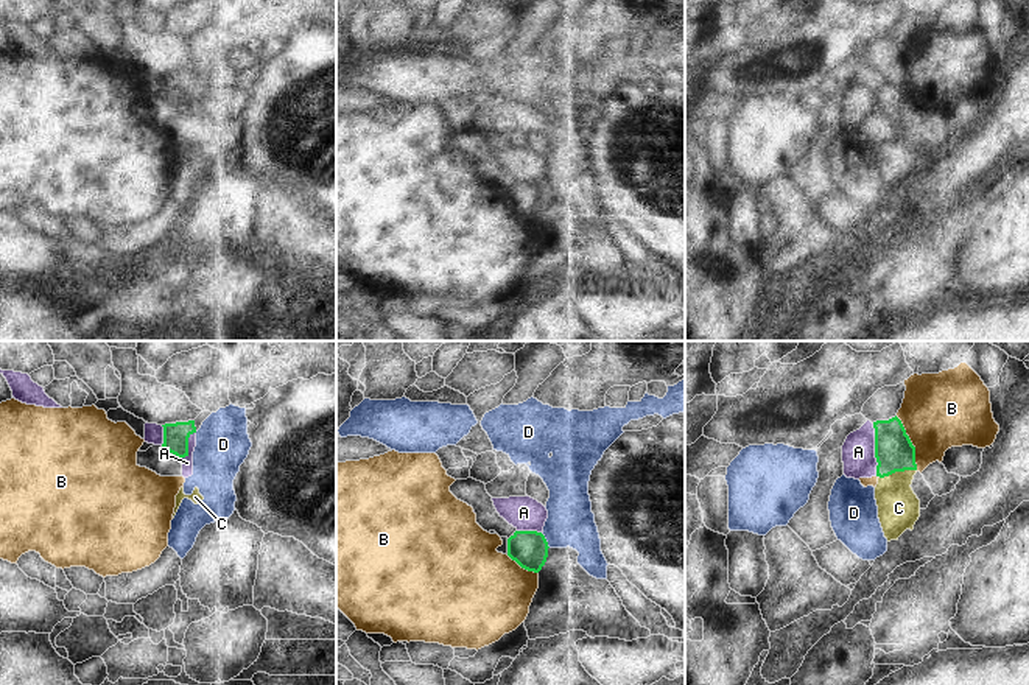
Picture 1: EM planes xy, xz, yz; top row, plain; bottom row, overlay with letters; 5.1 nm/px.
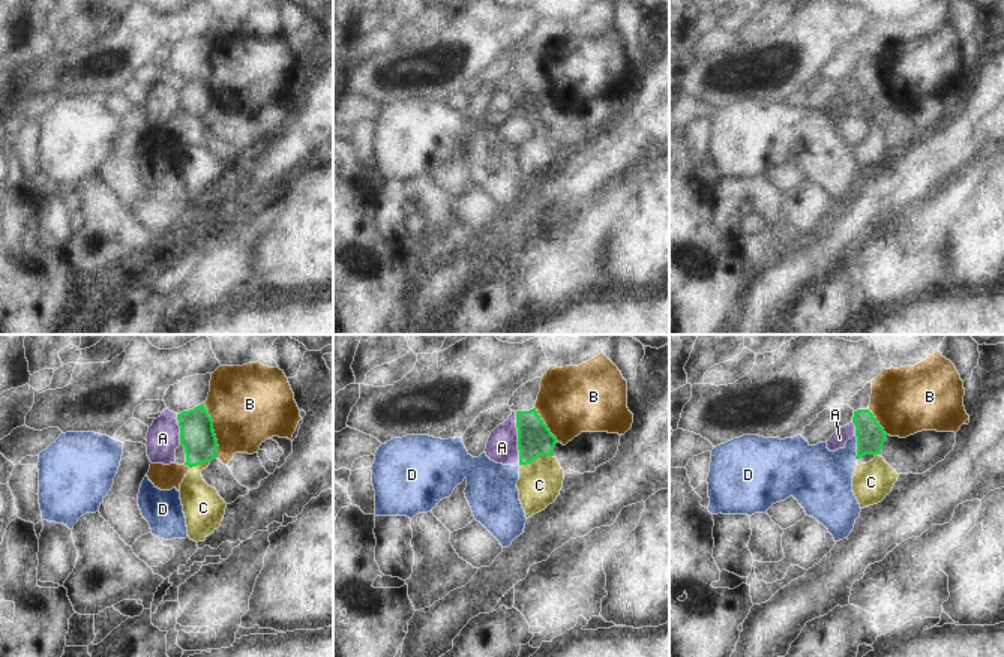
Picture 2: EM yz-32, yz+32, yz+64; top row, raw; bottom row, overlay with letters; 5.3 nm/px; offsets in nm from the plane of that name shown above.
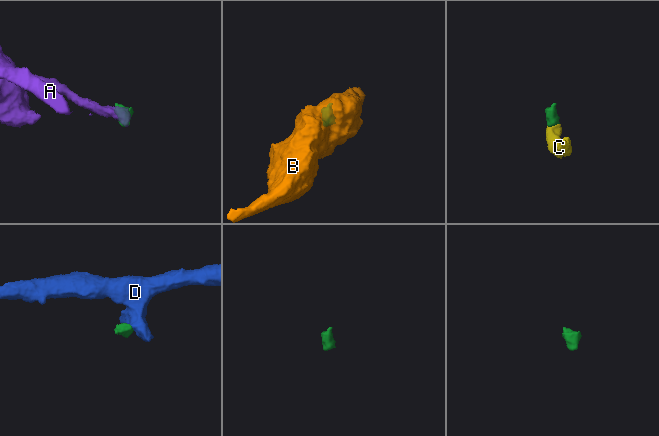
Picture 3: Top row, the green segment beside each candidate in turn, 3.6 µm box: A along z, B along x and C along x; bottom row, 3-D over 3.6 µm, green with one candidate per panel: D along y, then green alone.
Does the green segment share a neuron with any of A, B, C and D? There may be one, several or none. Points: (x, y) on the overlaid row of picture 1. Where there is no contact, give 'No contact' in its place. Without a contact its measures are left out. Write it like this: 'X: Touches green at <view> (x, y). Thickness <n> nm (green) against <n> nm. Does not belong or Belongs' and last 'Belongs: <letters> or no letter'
A: Touches green at yz (875, 450). Thickness 200 nm (green) against 180 nm. Does not belong
B: Touches green at yz (911, 442). Thickness 200 nm (green) against 380 nm. Does not belong
C: Touches green at yz (897, 470). Thickness 200 nm (green) against 220 nm. Belongs
D: Touches green at xz (545, 540). Thickness 190 nm (green) against 240 nm. Does not belong
Belongs: C

